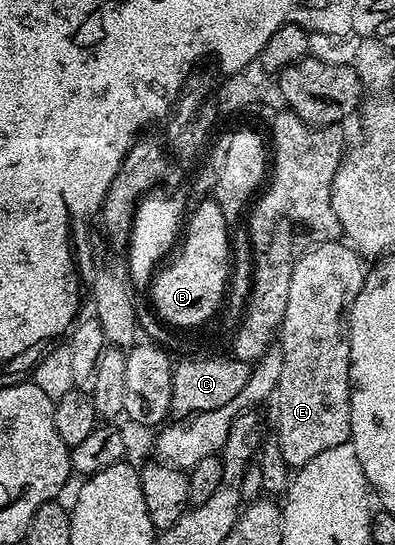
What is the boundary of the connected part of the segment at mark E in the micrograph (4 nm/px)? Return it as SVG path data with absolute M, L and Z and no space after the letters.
M338 239L336 241L328 241L322 245L315 245L307 250L295 263L295 271L291 271L291 287L289 288L289 298L287 299L287 311L283 315L279 330L279 348L283 355L283 372L279 374L279 383L277 384L277 392L275 394L275 402L277 401L277 430L275 430L275 436L279 447L283 451L283 459L291 467L300 467L311 463L311 459L315 459L315 455L323 455L323 451L331 451L331 447L339 447L350 440L349 394L351 392L351 382L349 379L347 318L349 316L349 308L353 306L353 301L359 295L359 291L365 282L367 269L366 266L361 266L361 263L363 263L362 255L351 244Z

